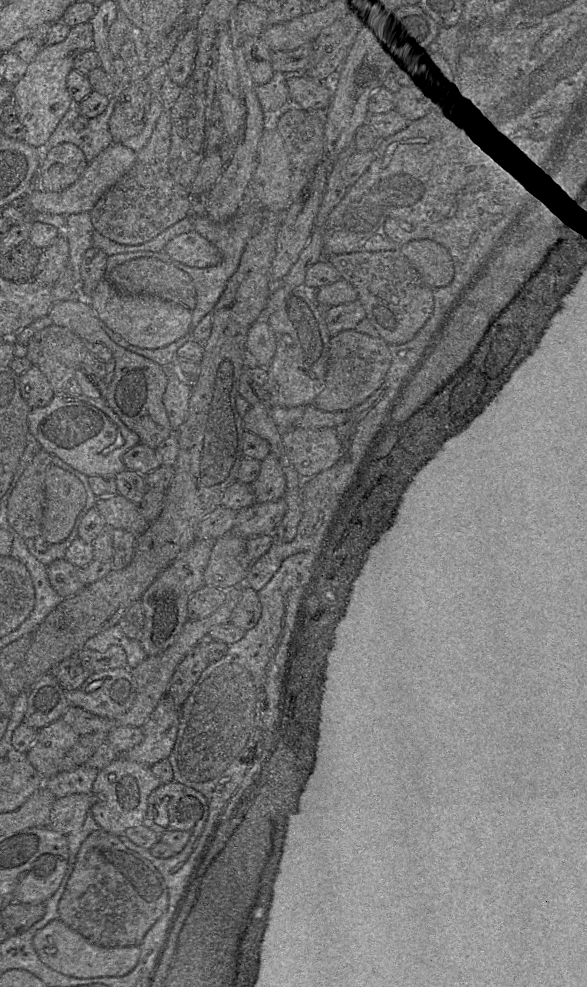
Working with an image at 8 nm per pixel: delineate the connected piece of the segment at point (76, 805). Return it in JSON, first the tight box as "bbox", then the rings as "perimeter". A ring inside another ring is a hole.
{"bbox":[48,794,91,836],"perimeter":[[[71,794],[58,798],[52,808],[48,828],[68,836],[76,831],[90,813],[91,794]]]}

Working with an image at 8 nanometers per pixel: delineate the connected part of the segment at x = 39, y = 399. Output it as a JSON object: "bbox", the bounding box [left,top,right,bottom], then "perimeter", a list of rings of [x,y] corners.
{"bbox":[19,365,55,408],"perimeter":[[[35,365],[19,376],[22,397],[31,408],[47,406],[55,392],[45,374]]]}

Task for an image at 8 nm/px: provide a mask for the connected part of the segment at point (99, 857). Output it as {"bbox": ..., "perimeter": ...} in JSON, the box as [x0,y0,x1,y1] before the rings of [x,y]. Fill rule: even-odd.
{"bbox":[58,830,168,947],"perimeter":[[[99,830],[99,833],[94,833],[83,842],[76,855],[74,868],[66,889],[58,904],[58,914],[61,922],[81,934],[88,941],[102,947],[139,946],[148,930],[164,914],[168,907],[168,891],[161,874],[154,866],[145,864],[142,860],[132,855],[122,842],[122,838],[125,837],[118,837]]]}

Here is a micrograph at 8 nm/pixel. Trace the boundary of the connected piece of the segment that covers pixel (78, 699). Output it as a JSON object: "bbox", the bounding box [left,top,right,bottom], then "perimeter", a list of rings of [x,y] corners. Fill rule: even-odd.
{"bbox":[65,668,135,719],"perimeter":[[[117,668],[95,672],[76,690],[65,691],[70,706],[99,717],[114,719],[125,714],[135,699],[131,670]]]}

